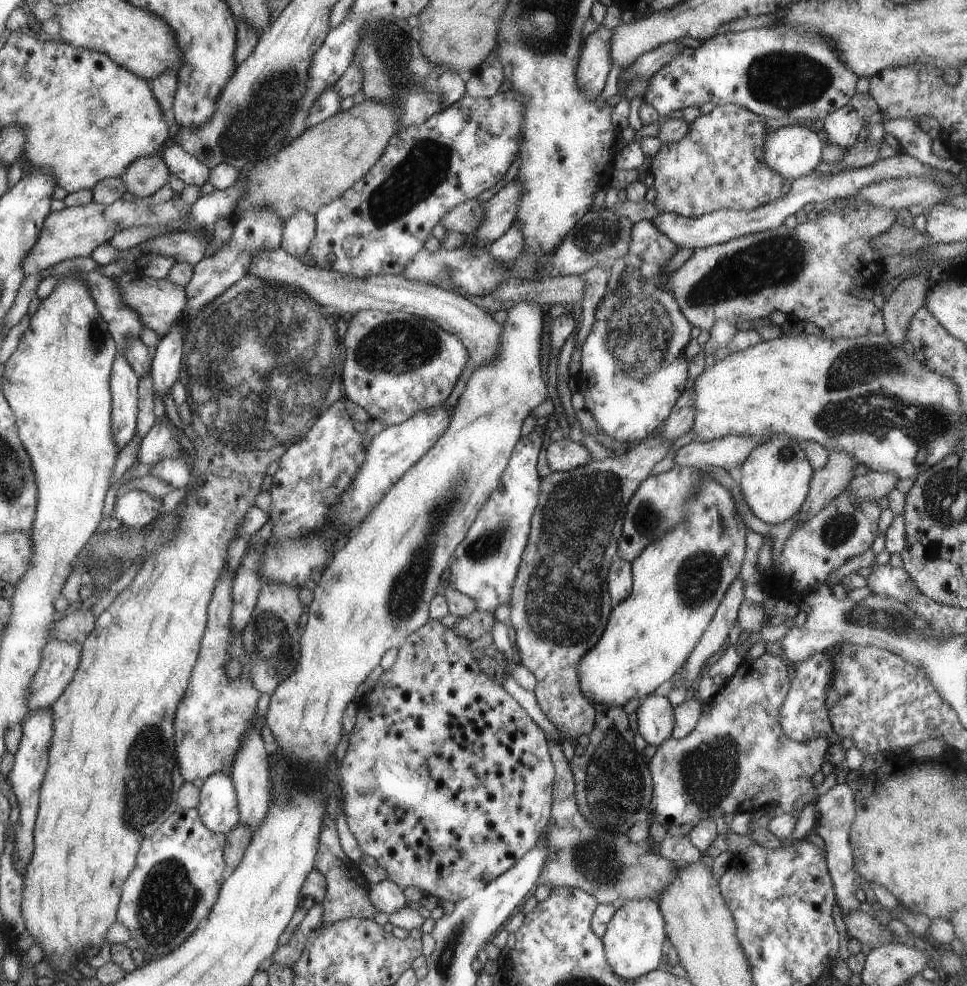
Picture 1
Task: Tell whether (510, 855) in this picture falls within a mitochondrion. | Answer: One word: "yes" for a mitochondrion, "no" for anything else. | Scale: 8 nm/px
no

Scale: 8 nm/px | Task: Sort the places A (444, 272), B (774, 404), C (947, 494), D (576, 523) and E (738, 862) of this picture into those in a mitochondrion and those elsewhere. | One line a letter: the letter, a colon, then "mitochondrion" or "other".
A: mitochondrion
B: other
C: mitochondrion
D: mitochondrion
E: other

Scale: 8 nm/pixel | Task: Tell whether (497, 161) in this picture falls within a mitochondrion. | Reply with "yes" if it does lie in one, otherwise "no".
no

